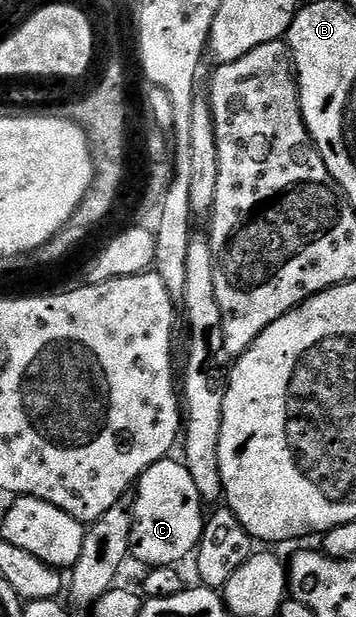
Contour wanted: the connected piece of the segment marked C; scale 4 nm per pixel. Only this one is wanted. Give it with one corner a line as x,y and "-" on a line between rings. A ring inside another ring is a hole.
171,456
163,458
146,470
137,483
139,495
133,498
135,523
131,529
130,557
144,562
147,568
183,564
179,562
186,558
188,561
194,555
203,535
205,503
186,465
173,459

